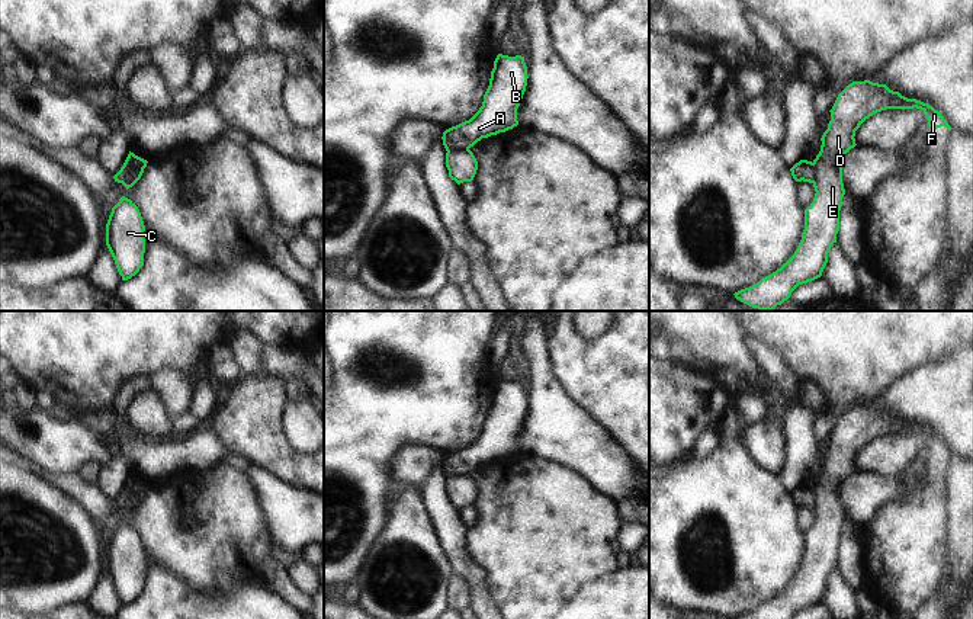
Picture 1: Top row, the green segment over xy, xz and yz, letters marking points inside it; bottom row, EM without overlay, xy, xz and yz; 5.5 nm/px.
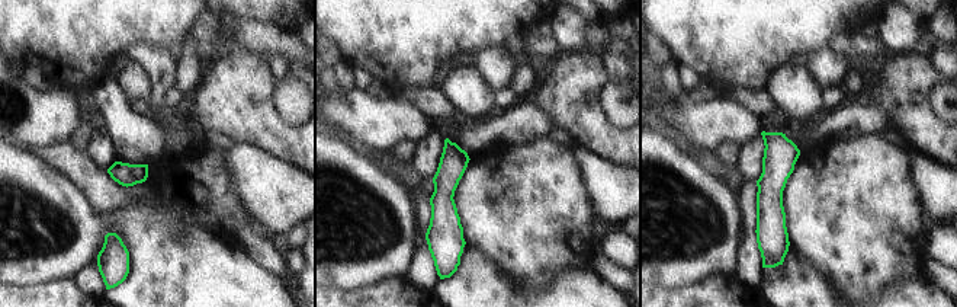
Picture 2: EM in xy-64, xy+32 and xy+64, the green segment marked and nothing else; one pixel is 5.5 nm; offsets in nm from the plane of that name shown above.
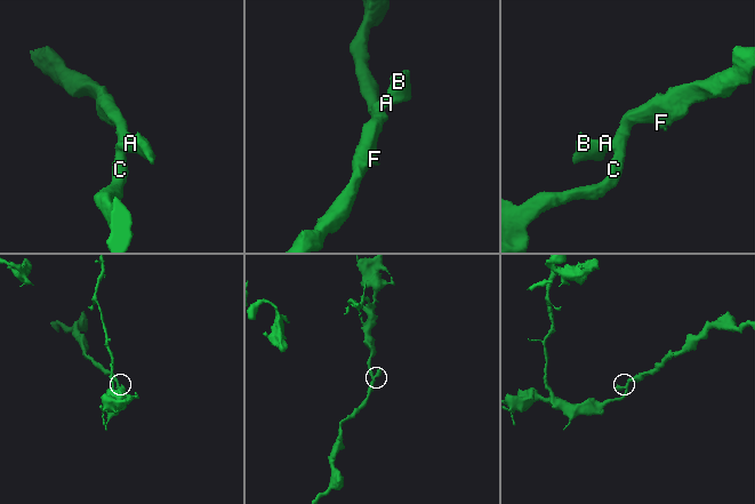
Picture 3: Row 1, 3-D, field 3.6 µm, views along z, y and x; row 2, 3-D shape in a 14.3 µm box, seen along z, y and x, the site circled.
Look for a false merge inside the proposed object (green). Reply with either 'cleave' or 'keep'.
cleave

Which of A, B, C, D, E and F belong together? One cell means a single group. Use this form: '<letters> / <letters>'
A B / C D E F

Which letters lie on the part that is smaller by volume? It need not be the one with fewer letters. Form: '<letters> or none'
A, B

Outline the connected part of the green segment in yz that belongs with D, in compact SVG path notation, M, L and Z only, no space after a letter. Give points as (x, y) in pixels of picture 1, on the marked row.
M870 80L852 81L836 97L828 129L821 141L821 151L813 160L816 179L815 198L805 209L805 230L794 254L775 272L758 283L735 292L741 302L765 311L773 311L787 301L791 292L803 283L822 276L828 253L839 231L839 211L845 195L842 183L842 160L854 148L855 131L877 112L886 109L921 109L934 131L951 126L944 116L928 103L908 99L886 84Z

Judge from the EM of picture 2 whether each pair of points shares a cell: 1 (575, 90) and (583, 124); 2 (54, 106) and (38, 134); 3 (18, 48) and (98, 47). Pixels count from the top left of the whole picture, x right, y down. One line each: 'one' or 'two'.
1: one
2: one
3: one

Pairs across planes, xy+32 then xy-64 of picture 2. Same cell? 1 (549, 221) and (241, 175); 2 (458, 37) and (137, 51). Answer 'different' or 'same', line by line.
1: different
2: different

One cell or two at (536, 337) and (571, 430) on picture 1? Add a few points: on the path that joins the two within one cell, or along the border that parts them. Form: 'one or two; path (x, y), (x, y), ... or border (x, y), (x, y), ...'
one; path (536, 361), (548, 407)

